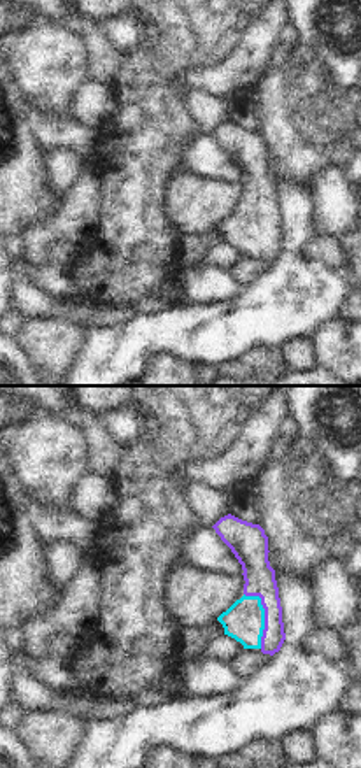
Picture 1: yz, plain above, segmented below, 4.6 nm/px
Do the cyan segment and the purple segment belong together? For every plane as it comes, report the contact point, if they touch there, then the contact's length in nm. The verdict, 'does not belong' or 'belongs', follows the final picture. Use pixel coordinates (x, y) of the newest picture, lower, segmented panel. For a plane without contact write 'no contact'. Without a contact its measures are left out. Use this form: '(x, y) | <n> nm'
(263, 616) | 260 nm

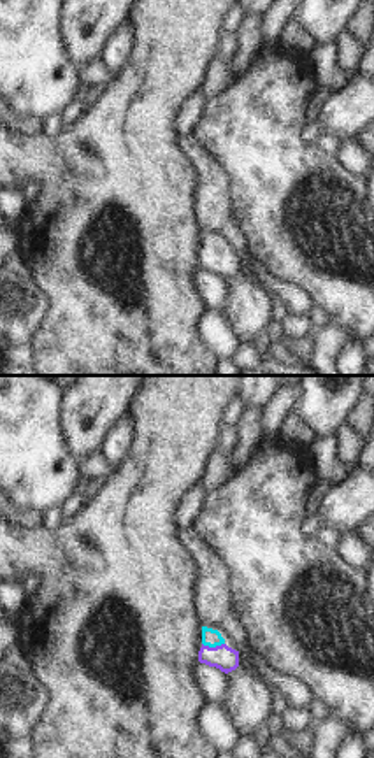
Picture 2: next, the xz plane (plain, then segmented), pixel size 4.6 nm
(213, 646) | 100 nm

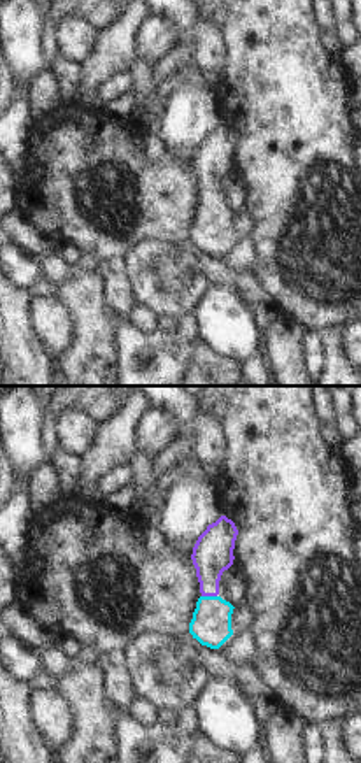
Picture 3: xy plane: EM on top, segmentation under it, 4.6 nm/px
(209, 597) | 70 nm

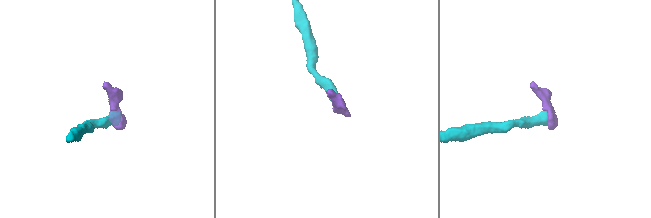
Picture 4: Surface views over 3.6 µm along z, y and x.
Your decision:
belongs

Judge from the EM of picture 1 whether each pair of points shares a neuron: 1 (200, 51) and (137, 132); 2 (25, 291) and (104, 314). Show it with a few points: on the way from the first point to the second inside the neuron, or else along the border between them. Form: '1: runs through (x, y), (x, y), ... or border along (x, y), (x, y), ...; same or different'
1: runs through (177, 65), (151, 92), (151, 109); same
2: runs through (44, 304), (74, 307), (84, 312); same

